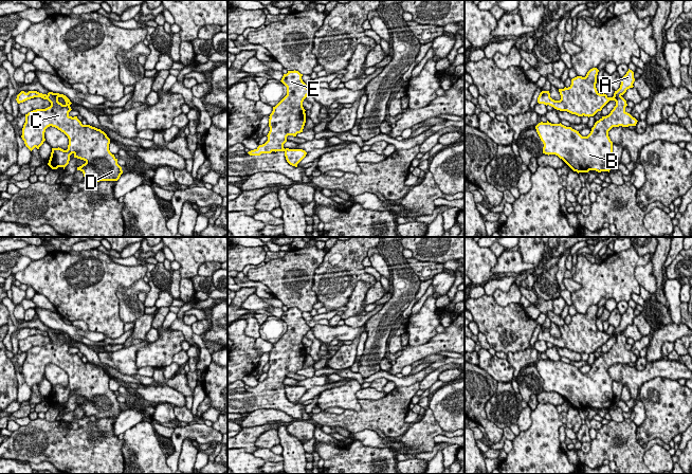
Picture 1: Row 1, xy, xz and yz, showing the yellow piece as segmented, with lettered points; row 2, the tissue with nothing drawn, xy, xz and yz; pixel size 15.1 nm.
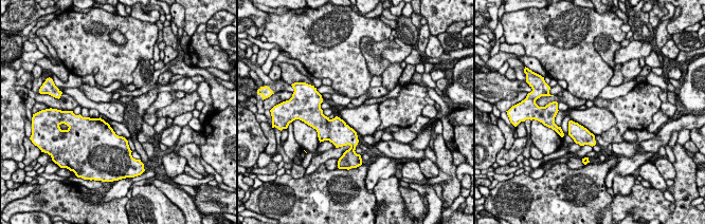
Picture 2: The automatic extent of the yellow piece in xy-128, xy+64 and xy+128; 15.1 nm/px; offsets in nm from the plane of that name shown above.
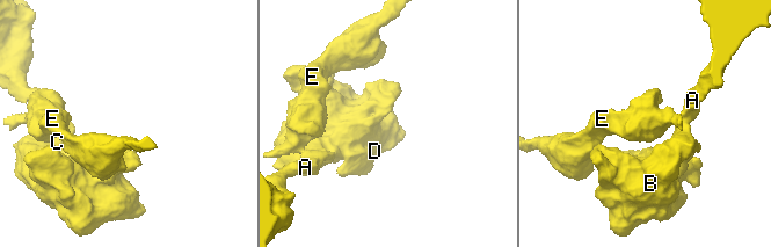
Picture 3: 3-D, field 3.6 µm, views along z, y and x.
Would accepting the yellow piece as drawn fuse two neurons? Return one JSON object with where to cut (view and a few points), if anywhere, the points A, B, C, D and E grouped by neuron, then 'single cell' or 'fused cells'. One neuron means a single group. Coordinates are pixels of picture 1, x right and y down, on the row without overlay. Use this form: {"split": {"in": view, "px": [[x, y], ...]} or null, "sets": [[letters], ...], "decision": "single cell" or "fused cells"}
{"split": {"in": "xy", "px": [[47, 332], [48, 335]]}, "sets": [["A", "B", "C", "D"], ["E"]], "decision": "fused cells"}

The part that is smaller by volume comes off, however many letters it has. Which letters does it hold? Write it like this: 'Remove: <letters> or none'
Remove: E

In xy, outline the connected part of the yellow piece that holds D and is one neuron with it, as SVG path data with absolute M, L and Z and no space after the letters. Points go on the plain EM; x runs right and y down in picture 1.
M48 330L51 343L36 346L25 351L22 365L22 377L32 388L45 378L44 369L50 363L63 369L69 376L68 386L52 385L48 402L52 406L69 401L70 393L84 397L86 400L77 404L84 411L85 417L117 418L123 411L117 396L109 387L110 376L107 371L90 362L83 362L77 353L70 353L72 347L70 336L59 330Z

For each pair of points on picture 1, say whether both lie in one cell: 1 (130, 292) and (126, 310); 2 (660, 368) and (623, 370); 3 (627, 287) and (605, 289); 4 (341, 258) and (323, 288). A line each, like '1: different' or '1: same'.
1: same
2: same
3: same
4: same

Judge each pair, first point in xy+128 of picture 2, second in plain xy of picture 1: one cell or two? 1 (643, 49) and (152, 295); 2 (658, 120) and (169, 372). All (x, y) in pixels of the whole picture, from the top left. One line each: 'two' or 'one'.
1: one
2: one

